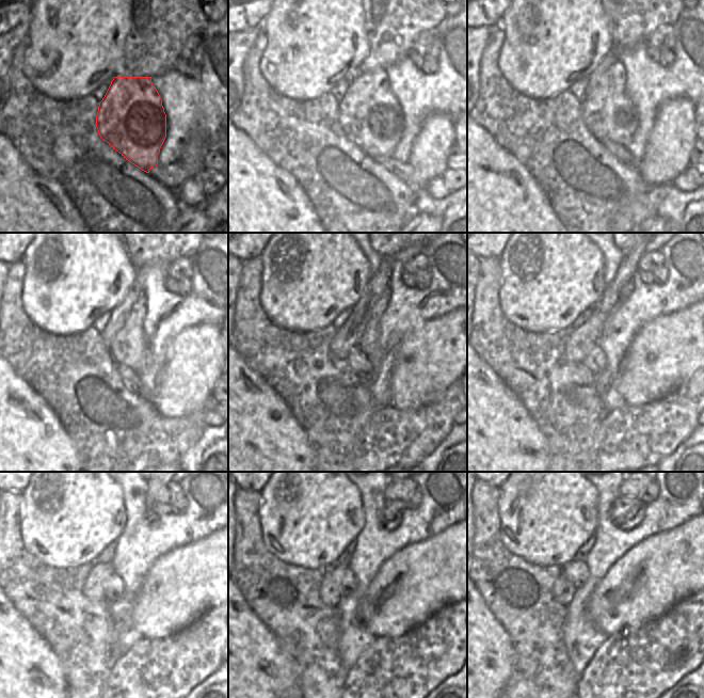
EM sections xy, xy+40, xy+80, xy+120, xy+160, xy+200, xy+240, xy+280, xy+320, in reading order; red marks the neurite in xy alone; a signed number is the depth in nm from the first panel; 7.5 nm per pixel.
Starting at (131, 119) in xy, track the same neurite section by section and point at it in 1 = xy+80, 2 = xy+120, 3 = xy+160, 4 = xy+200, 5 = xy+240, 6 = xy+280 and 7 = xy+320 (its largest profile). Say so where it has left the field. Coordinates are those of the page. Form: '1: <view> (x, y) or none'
1: xy+80 (608, 113)
2: xy+120 (129, 347)
3: xy+160 (368, 340)
4: xy+200 (628, 287)
5: xy+240 (155, 523)
6: xy+280 (392, 524)
7: xy+320 (635, 516)

